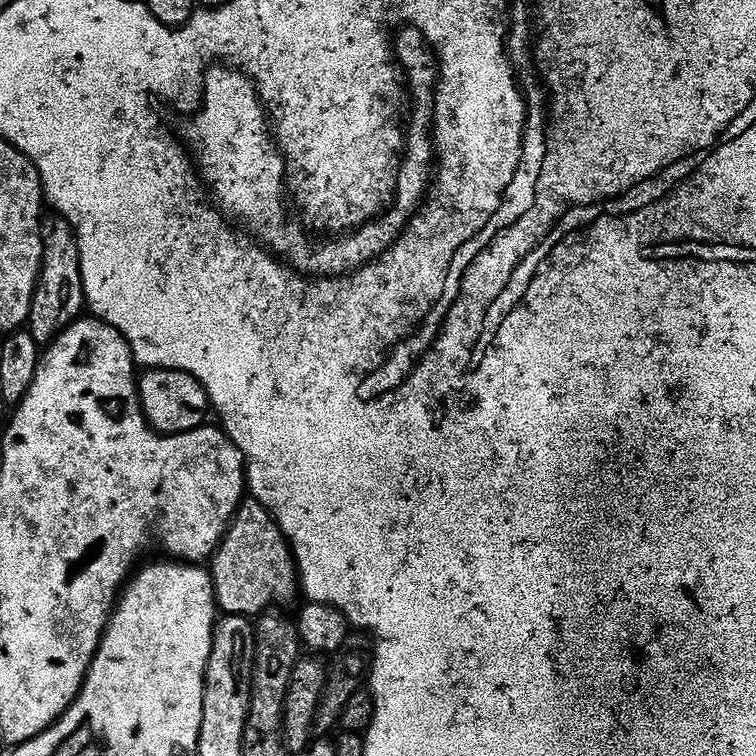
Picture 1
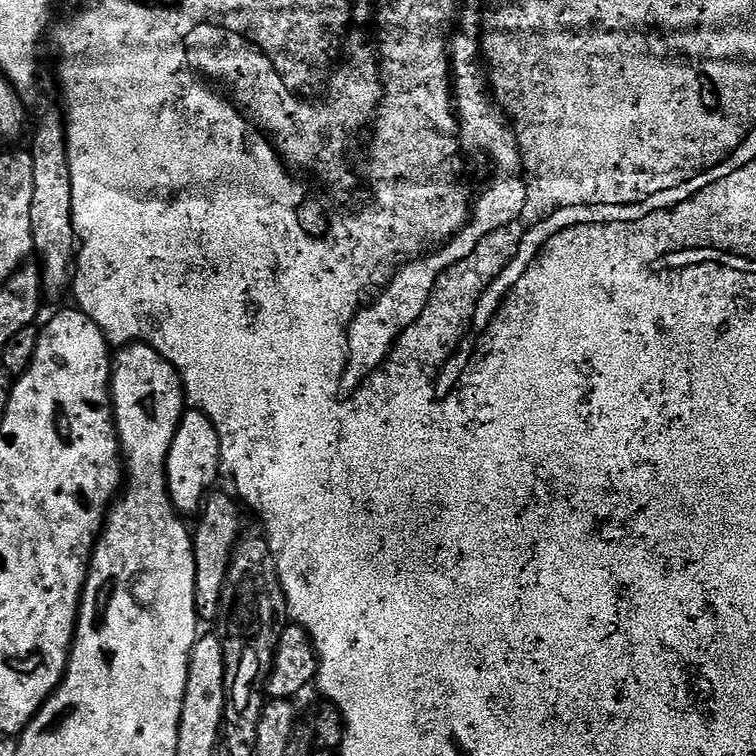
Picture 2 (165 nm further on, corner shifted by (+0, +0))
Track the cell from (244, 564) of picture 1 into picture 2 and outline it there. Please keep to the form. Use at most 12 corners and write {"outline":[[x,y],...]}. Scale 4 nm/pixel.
{"outline":[[205,499],[192,542],[196,614],[217,619],[241,505]]}

